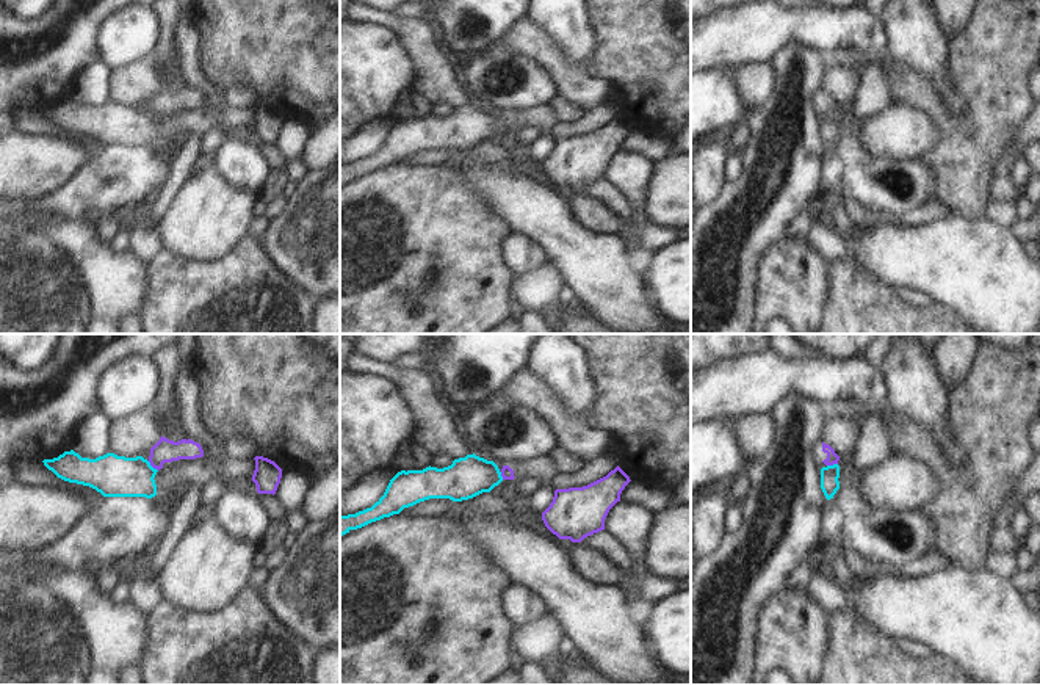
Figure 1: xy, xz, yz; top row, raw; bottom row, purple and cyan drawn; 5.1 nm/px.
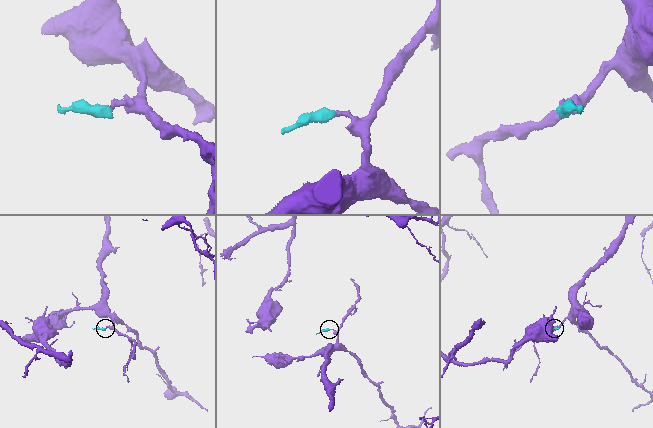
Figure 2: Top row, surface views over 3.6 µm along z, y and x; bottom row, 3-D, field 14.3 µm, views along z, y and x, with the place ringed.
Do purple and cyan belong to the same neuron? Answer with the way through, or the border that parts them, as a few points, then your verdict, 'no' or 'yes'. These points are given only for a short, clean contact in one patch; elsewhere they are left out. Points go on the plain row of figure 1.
border xy (148, 110), (157, 119); no

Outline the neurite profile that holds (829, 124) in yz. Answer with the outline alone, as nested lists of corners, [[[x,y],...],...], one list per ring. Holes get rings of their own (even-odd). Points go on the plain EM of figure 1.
[[[827,114],[821,118],[821,138],[827,149],[833,147],[836,140],[840,138],[840,114]]]

